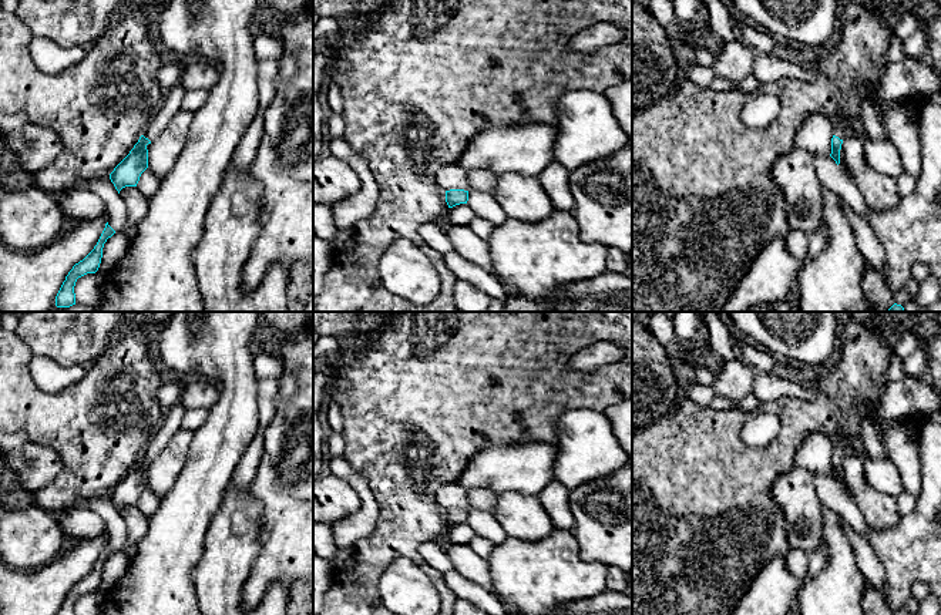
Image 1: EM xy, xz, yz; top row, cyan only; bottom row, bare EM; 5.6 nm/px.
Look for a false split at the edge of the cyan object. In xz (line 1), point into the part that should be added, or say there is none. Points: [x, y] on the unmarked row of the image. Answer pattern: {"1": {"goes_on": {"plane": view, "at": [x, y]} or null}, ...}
{"1": {"goes_on": null}}

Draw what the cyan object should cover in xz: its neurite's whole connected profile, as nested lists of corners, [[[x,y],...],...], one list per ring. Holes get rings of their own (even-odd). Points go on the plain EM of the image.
[[[464,508],[446,510],[446,521],[448,527],[453,527],[460,522],[467,522],[467,520],[468,520],[468,510]]]

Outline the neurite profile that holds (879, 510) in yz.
[[[848,456],[841,463],[846,484],[868,527],[885,530],[900,521],[897,498],[874,490],[866,483],[863,458]]]

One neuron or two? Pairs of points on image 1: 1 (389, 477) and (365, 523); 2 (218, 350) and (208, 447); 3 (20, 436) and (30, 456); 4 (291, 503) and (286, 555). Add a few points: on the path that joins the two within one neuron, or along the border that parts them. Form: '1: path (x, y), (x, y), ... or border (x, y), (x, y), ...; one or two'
1: border (358, 471), (379, 508), (372, 533); two
2: path (229, 375), (229, 400), (225, 423); one
3: border (27, 442), (14, 451); two
4: path (291, 516), (291, 543); one

